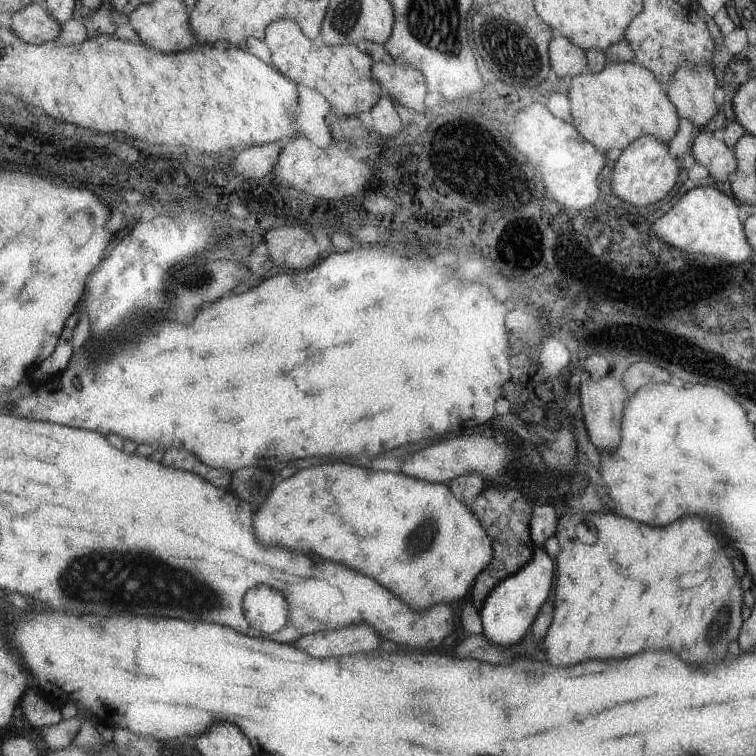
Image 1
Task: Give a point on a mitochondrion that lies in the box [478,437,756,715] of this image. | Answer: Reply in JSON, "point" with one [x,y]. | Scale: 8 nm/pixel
{"point":[719,624]}

